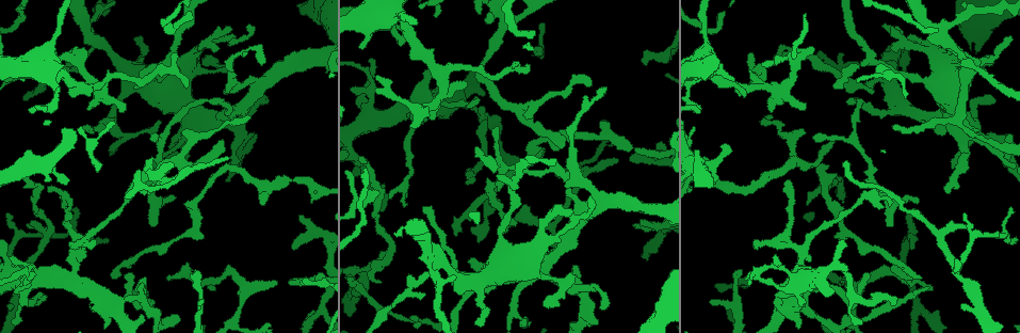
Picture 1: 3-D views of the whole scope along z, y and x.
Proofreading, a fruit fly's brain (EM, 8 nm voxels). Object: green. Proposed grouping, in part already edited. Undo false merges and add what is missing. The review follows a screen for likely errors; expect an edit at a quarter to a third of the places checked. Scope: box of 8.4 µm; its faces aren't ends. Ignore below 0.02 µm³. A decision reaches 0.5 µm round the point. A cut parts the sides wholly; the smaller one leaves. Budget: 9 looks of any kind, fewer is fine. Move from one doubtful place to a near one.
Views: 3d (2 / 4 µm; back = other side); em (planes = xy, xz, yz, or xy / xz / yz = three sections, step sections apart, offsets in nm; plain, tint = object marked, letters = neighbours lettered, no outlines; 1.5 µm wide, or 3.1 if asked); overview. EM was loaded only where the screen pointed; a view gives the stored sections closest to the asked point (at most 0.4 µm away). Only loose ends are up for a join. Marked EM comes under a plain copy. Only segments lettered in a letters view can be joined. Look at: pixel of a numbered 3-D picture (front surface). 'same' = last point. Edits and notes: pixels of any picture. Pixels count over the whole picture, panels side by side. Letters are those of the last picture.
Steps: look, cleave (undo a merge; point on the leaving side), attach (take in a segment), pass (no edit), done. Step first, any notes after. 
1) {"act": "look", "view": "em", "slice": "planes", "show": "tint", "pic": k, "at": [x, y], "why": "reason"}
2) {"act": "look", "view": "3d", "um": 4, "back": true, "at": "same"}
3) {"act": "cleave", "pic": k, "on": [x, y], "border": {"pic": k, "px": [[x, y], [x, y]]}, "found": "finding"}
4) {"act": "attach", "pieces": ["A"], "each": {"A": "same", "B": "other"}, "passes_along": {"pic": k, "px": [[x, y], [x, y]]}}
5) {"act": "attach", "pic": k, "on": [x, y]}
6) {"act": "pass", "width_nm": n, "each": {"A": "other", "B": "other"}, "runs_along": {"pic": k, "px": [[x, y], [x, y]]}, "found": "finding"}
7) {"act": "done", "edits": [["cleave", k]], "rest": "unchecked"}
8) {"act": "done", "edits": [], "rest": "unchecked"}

{"act": "look", "view": "3d", "um": 4, "pic": 1, "at": [504, 233], "why": "thin end"}

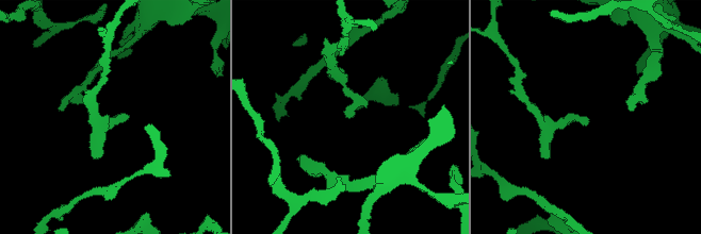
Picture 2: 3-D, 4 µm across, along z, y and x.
{"act": "look", "view": "em", "slice": "planes", "show": "letters", "pic": 2, "at": [352, 115]}

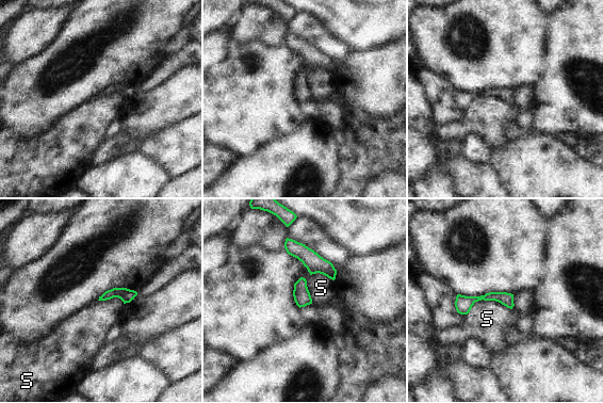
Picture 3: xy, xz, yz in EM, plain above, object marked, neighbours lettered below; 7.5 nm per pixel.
{"act": "pass", "each": {"S": "other"}, "runs_along": {"pic": 3, "px": [[510, 296], [478, 297], [457, 304]]}, "found": "none of them fits"}

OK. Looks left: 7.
{"act": "look", "view": "em", "slice": "xy", "step": 8, "show": "letters", "pic": 1, "at": [222, 141], "why": "an open end"}

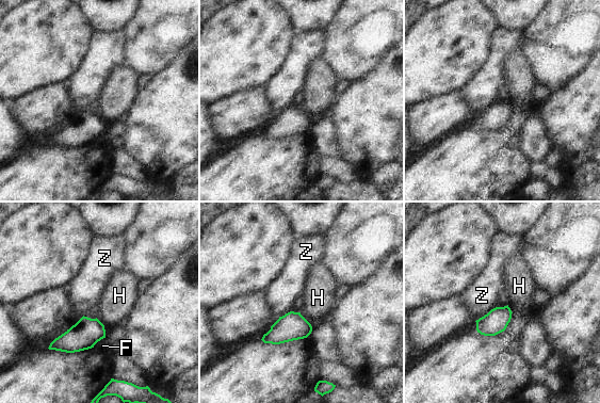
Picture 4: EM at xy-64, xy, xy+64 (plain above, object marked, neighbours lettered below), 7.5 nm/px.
{"act": "look", "view": "em", "slice": "planes", "show": "letters", "at": "same"}

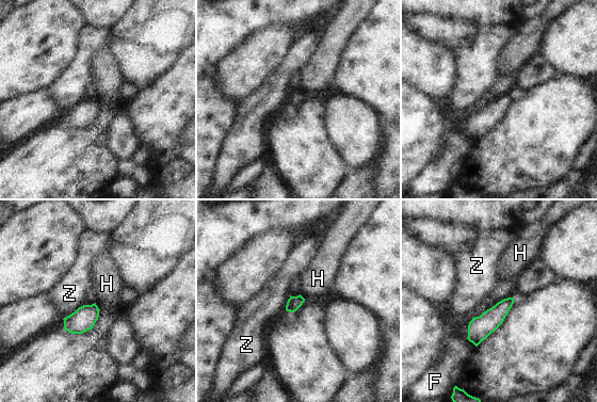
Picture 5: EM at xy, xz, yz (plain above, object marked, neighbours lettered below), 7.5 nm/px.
{"act": "pass", "each": {"F": "other", "H": "other", "Z": "other"}, "border": {"pic": 5, "px": [[95, 303], [99, 310]]}, "found": "none of them fits"}

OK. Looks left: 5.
{"act": "look", "view": "em", "slice": "xy", "step": 4, "show": "tint", "pic": 1, "at": [480, 13], "why": "thin end"}

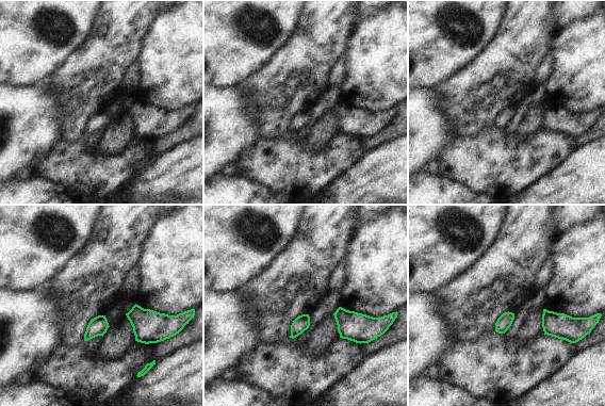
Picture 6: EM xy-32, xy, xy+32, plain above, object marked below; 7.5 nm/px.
{"act": "look", "view": "em", "slice": "planes", "show": "letters", "at": "same", "why": "another direction"}

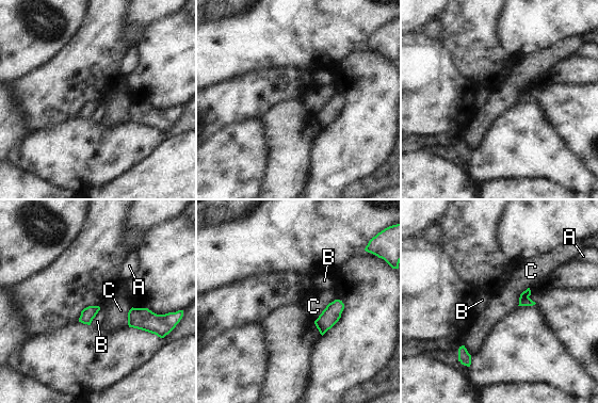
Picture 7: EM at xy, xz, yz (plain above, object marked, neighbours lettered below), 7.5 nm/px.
{"act": "pass", "each": {"A": "other", "B": "other", "C": "other"}, "border": {"pic": 7, "px": [[335, 299], [313, 321]]}, "found": "none of them fits"}

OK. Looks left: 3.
{"act": "look", "view": "em", "slice": "planes", "show": "letters", "pic": 1, "at": [247, 117], "why": "an open end"}

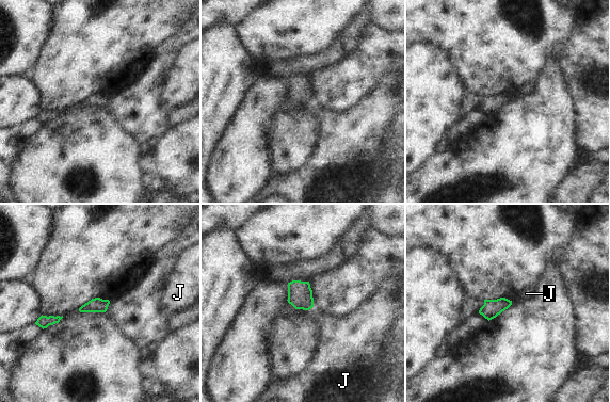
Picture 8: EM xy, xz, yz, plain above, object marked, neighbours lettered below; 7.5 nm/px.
{"act": "pass", "longest_contact_nm": ["J", 40], "each": {"J": "other"}, "border": {"pic": 8, "px": [[311, 307], [308, 310]]}, "found": "no lettered segment goes on from it"}

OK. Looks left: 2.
{"act": "done", "edits": [], "rest": "unchecked"}

